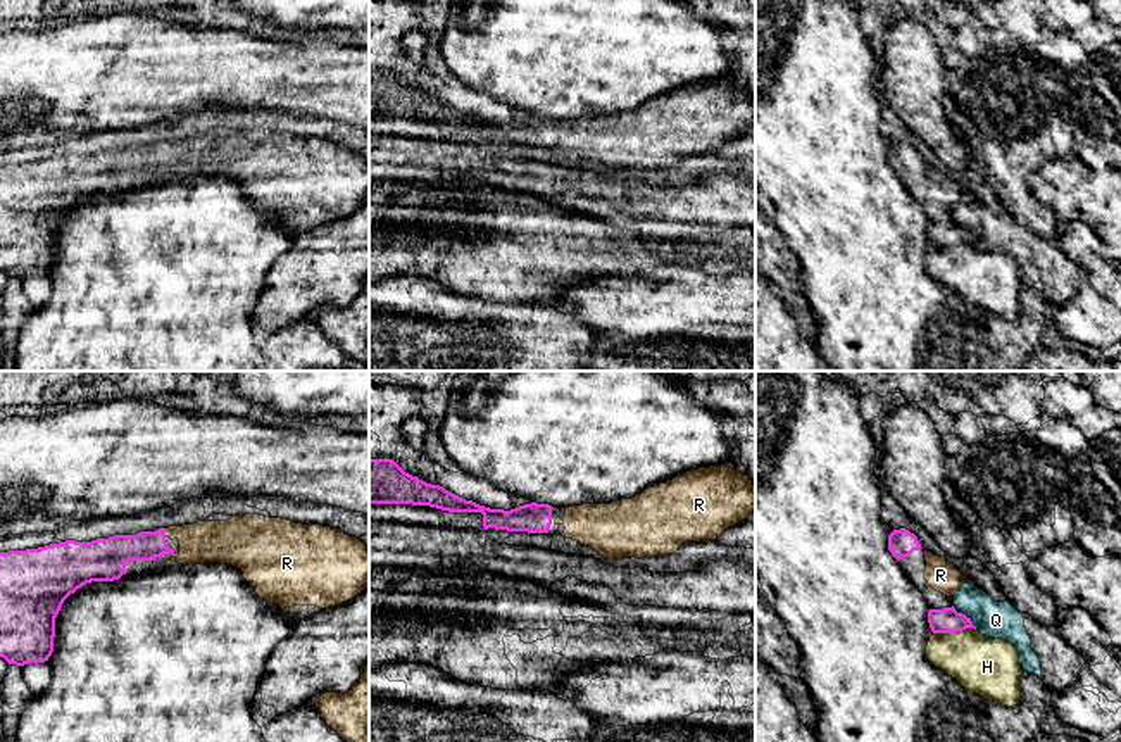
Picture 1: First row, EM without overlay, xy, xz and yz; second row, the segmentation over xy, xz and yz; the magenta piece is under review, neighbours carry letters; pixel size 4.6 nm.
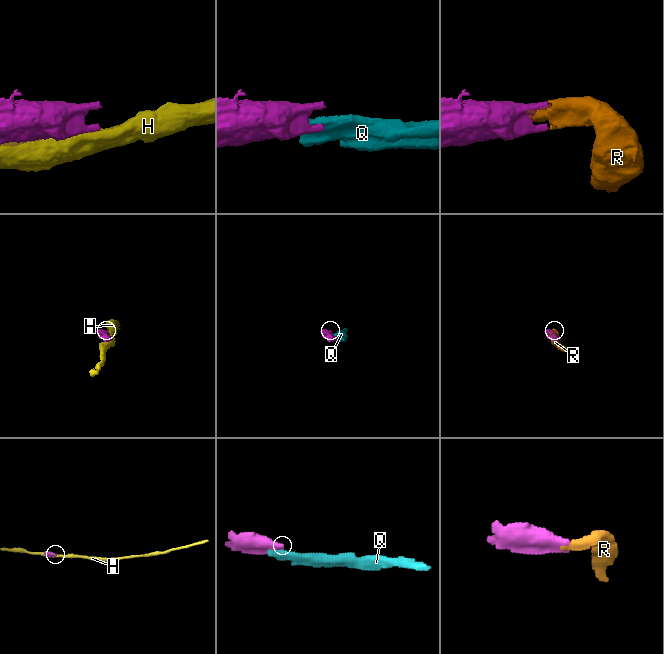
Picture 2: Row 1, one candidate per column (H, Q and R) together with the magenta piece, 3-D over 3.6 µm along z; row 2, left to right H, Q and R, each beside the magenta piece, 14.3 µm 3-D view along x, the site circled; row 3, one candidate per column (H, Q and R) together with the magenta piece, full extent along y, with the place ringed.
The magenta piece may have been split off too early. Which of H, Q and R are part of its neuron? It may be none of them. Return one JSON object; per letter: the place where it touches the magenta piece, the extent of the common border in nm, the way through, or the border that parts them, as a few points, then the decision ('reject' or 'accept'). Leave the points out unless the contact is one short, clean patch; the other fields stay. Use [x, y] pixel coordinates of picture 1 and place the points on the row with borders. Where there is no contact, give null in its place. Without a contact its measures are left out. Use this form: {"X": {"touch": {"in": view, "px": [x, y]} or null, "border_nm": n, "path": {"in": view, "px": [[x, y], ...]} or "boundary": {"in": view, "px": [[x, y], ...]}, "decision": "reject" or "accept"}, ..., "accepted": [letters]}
{"H": {"touch": {"in": "yz", "px": [954, 630]}, "border_nm": 200, "decision": "reject"}, "Q": {"touch": {"in": "yz", "px": [966, 616]}, "border_nm": 160, "decision": "reject"}, "R": {"touch": {"in": "xy", "px": [164, 532]}, "border_nm": 40, "decision": "accept"}, "accepted": ["R"]}

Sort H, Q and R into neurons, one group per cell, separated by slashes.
H / Q / R

